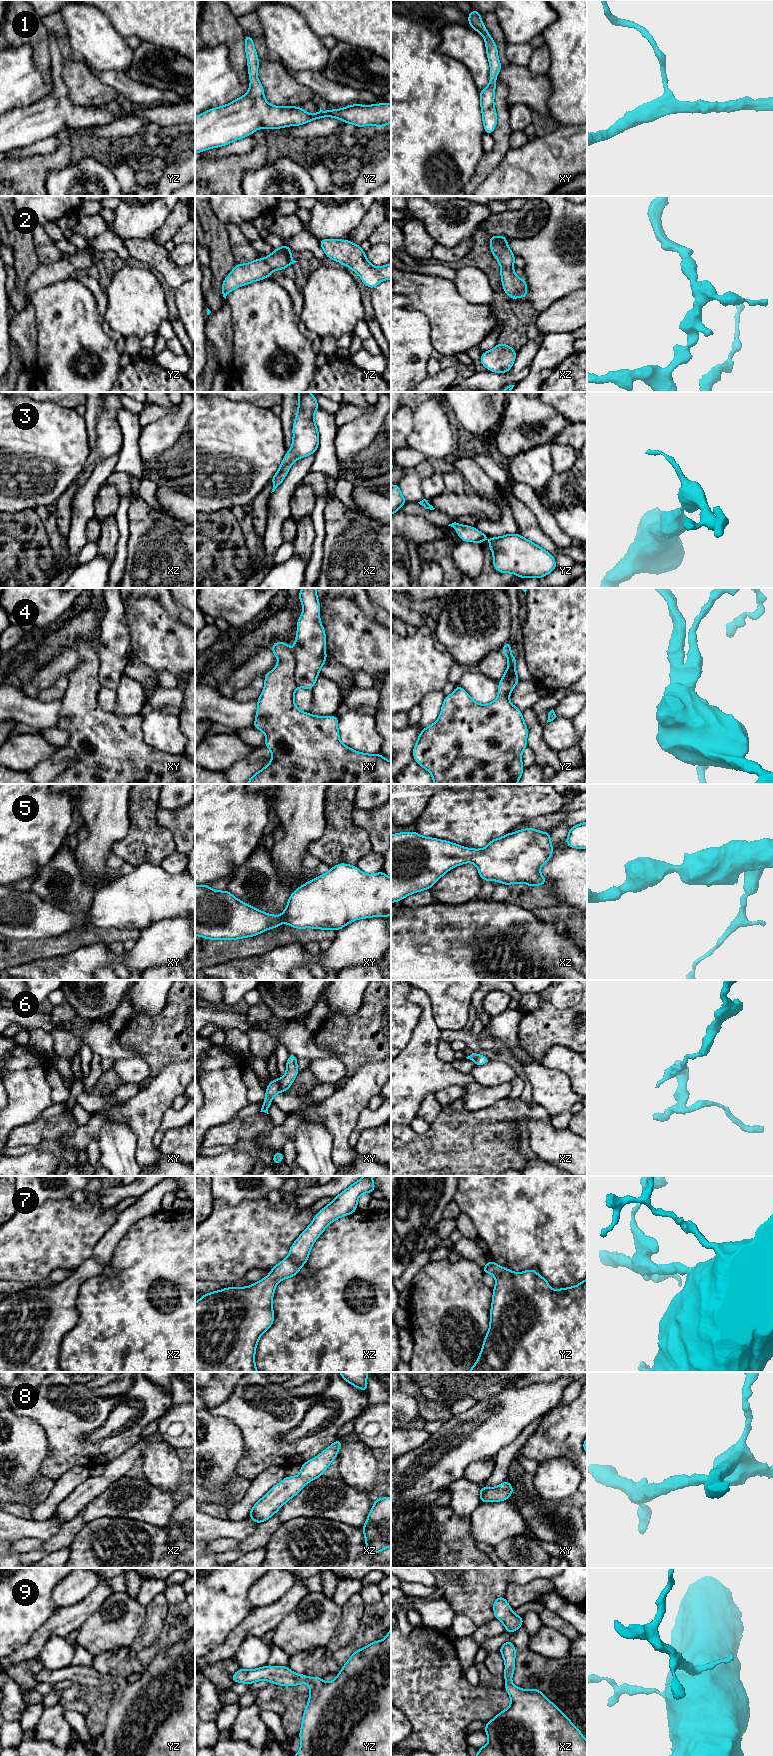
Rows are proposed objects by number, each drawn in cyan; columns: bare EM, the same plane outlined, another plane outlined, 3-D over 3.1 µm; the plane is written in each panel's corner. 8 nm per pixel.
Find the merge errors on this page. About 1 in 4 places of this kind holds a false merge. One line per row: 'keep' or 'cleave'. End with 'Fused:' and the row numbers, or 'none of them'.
1: keep
2: keep
3: keep
4: cleave
5: keep
6: cleave
7: keep
8: keep
9: keep
Fused: 4, 6

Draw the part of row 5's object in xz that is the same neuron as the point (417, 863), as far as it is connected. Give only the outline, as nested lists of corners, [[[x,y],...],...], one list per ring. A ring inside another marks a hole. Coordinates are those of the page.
[[[525,828],[493,839],[483,849],[471,849],[446,840],[423,837],[417,832],[395,833],[391,835],[391,903],[431,889],[451,868],[468,862],[477,866],[481,879],[485,881],[499,881],[503,885],[525,883],[530,887],[544,885],[547,879],[539,869],[553,853],[550,835],[551,832]]]

